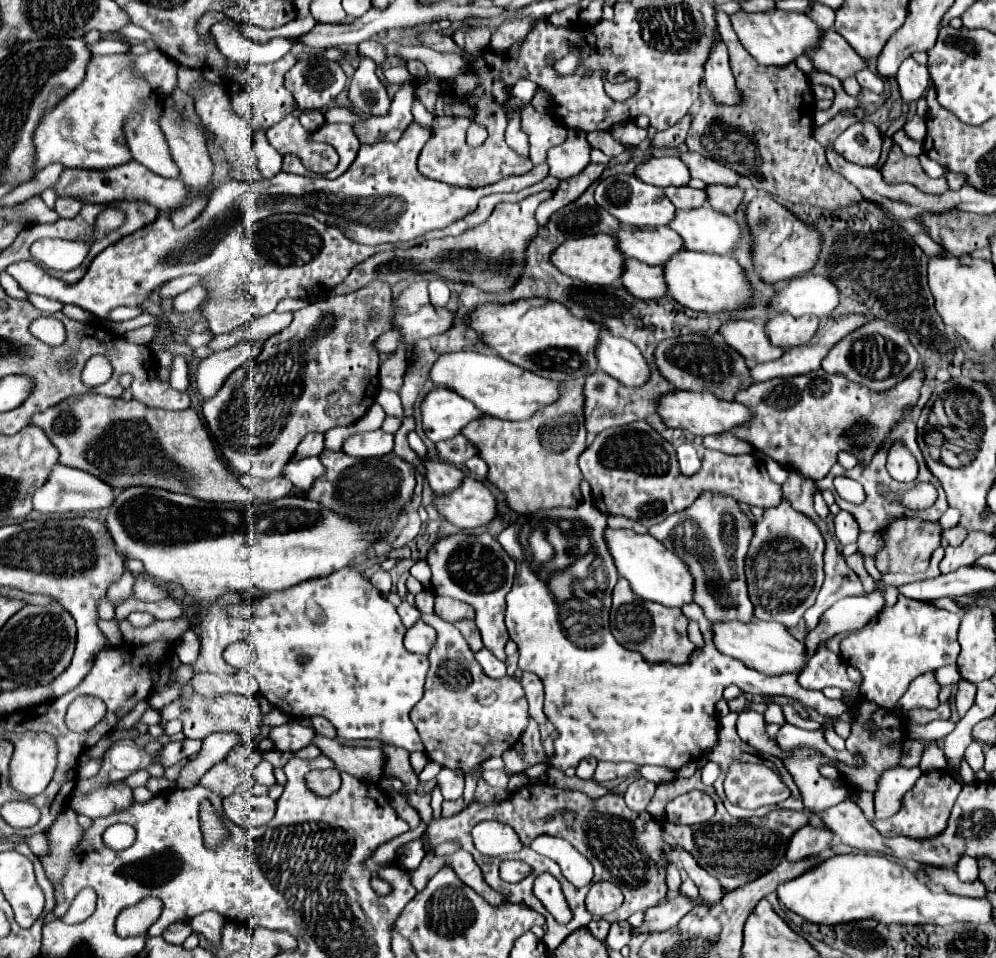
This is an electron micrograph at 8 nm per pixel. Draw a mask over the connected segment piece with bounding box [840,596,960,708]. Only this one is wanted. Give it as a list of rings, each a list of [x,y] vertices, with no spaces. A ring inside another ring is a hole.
[[[900,596],[898,602],[892,608],[884,608],[876,616],[876,620],[868,628],[864,628],[864,632],[856,632],[854,636],[844,638],[840,644],[840,656],[846,664],[850,664],[862,672],[864,682],[860,686],[860,694],[864,698],[876,702],[882,708],[894,708],[896,702],[900,700],[900,696],[908,690],[908,684],[916,676],[930,672],[930,670],[938,670],[946,662],[956,660],[956,656],[960,654],[960,646],[956,640],[958,624],[960,624],[958,614],[950,614],[950,612],[934,606],[932,602],[922,602],[922,600],[912,600],[912,598]]]

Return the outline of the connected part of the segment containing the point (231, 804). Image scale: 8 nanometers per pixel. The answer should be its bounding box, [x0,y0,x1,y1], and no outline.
[222,790,276,828]

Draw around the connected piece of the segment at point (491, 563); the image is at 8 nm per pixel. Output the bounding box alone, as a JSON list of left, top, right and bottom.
[426,534,514,660]

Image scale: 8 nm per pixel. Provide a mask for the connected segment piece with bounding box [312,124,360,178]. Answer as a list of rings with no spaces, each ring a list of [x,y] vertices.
[[[324,124],[312,134],[312,140],[326,142],[338,150],[340,164],[330,174],[330,178],[338,178],[340,174],[344,174],[350,168],[352,160],[356,158],[358,148],[360,148],[360,140],[354,134],[354,128],[350,124]]]

